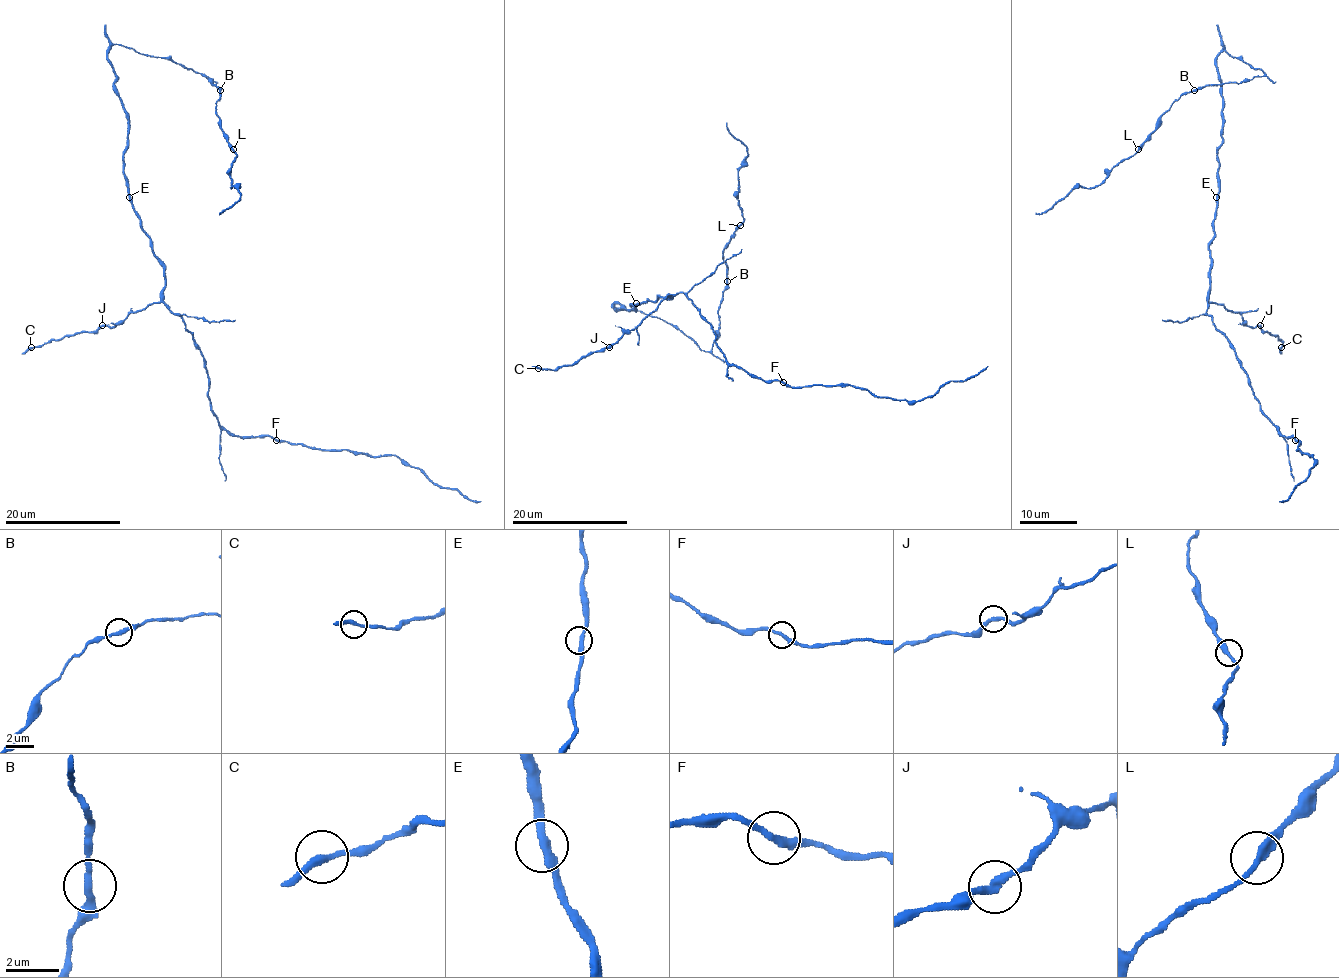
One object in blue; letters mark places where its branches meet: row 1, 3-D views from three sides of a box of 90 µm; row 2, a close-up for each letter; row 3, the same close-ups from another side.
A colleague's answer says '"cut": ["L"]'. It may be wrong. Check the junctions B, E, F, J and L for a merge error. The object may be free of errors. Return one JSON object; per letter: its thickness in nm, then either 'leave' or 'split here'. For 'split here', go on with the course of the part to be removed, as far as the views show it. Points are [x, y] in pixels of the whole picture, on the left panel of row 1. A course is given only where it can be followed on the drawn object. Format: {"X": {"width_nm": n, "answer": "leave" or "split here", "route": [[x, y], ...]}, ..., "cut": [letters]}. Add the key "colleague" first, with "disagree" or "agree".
{"colleague": "disagree", "B": {"width_nm": 280, "answer": "leave"}, "E": {"width_nm": 300, "answer": "leave"}, "F": {"width_nm": 280, "answer": "leave"}, "J": {"width_nm": 280, "answer": "leave"}, "L": {"width_nm": 280, "answer": "leave"}, "cut": []}

